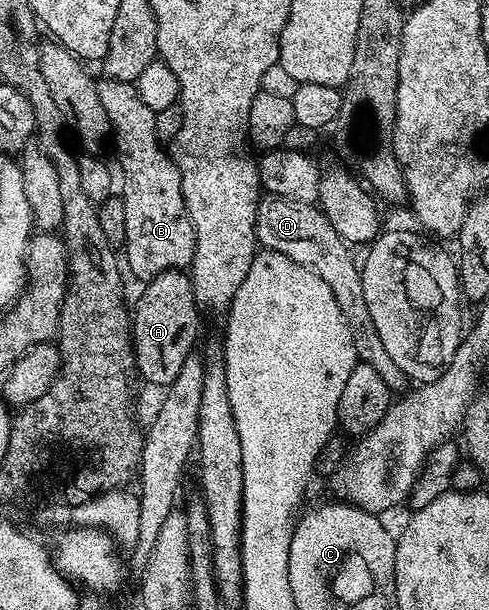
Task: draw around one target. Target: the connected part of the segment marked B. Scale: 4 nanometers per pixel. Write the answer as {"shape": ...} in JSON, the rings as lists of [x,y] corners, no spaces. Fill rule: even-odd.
{"shape":[[[102,77],[97,80],[98,96],[100,97],[100,105],[104,105],[104,113],[108,113],[108,121],[112,128],[112,140],[114,139],[114,147],[118,150],[118,167],[120,172],[120,197],[124,201],[124,229],[126,230],[126,242],[124,244],[124,250],[126,250],[126,259],[124,255],[124,263],[130,266],[130,271],[136,278],[142,279],[141,281],[149,281],[155,279],[160,273],[165,271],[181,271],[189,268],[190,264],[194,262],[194,250],[196,249],[196,237],[194,236],[194,226],[190,220],[190,214],[186,208],[186,198],[182,192],[182,186],[180,185],[180,173],[178,167],[174,164],[173,158],[168,154],[164,148],[163,140],[158,138],[156,133],[156,117],[154,111],[148,109],[148,105],[144,105],[144,101],[140,101],[140,93],[137,86],[134,83],[128,81],[120,81],[119,79],[111,79],[109,77]]]}

